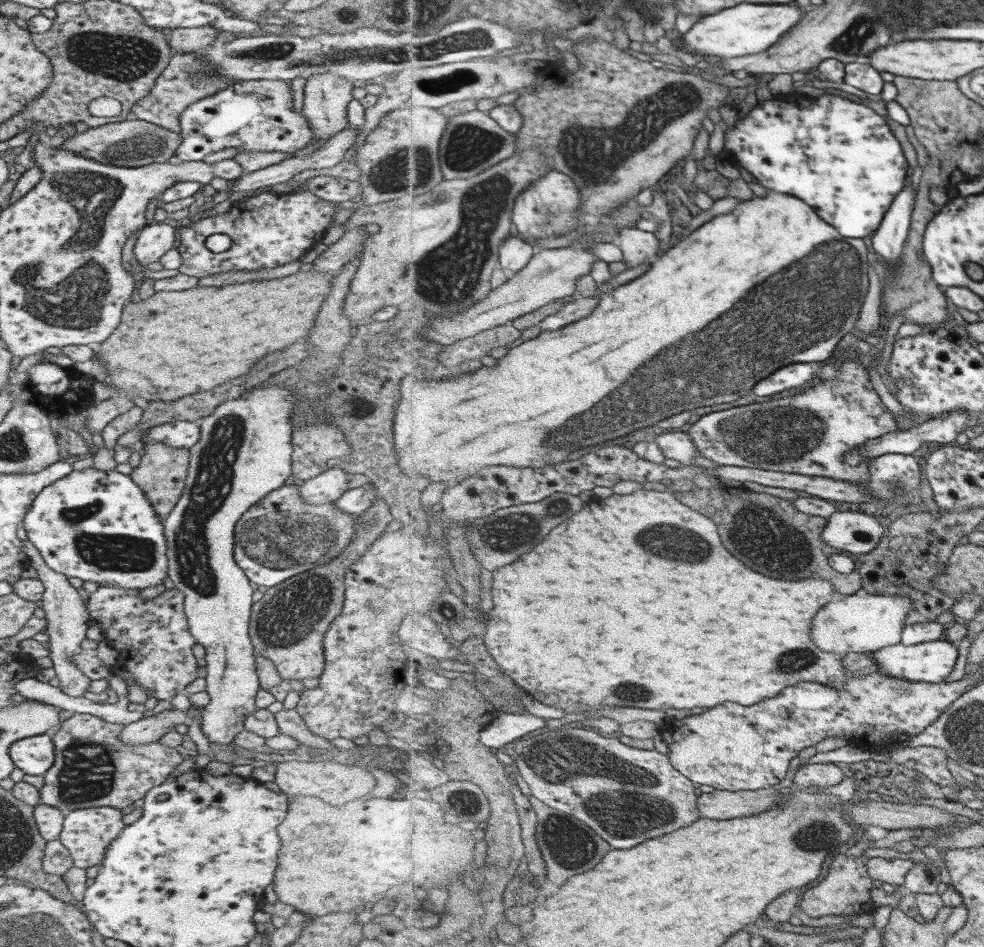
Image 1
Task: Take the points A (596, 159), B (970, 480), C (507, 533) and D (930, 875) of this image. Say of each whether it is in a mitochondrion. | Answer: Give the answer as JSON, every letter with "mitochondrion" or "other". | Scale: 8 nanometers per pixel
{"A":"mitochondrion","B":"other","C":"mitochondrion","D":"other"}

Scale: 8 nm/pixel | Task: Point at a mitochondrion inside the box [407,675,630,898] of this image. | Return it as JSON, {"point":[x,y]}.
{"point":[579,752]}

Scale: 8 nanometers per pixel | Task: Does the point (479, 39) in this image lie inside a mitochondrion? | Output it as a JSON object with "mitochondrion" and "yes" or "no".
{"mitochondrion":"yes"}

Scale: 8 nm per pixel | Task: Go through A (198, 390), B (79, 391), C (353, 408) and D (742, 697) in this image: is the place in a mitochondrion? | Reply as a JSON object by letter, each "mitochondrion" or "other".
{"A":"other","B":"mitochondrion","C":"mitochondrion","D":"other"}

